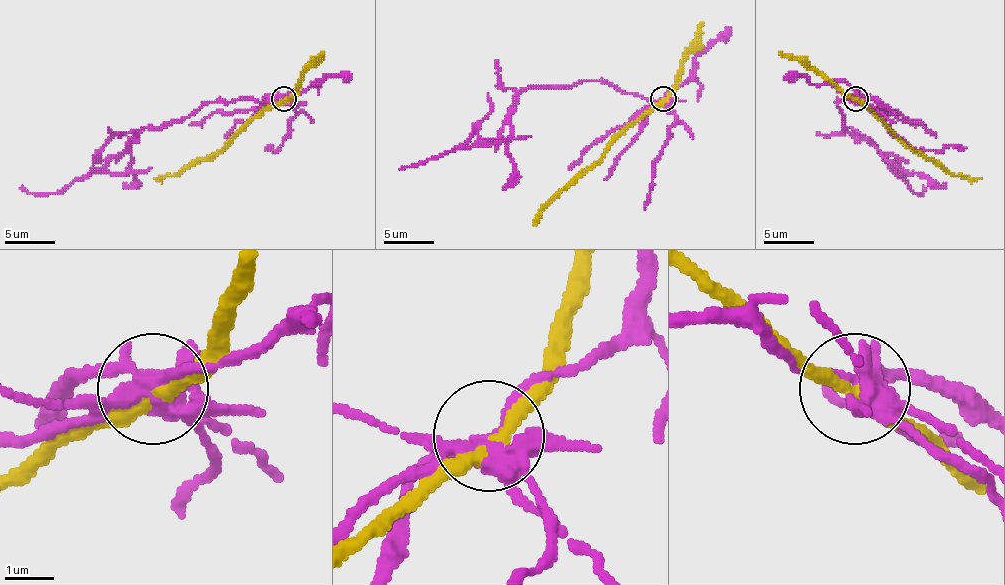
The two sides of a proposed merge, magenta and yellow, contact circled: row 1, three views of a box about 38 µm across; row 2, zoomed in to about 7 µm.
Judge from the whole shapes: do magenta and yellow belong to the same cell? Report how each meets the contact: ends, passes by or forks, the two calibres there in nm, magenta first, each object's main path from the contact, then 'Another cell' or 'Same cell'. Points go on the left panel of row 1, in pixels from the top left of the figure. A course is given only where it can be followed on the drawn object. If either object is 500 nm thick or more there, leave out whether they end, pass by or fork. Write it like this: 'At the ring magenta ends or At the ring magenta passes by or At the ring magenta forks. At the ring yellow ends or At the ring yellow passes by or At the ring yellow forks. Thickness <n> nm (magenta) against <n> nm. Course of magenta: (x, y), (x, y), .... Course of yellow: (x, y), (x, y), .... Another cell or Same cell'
At the ring magenta forks. At the ring yellow passes by. Thickness 400 nm (magenta) against 260 nm. Course of magenta: (283, 99), (204, 102), (184, 120), (146, 127), (123, 153), (55, 193), (27, 193), (20, 188). Course of yellow: (283, 99), (265, 107), (217, 153), (192, 160), (174, 175), (154, 178). Another cell

